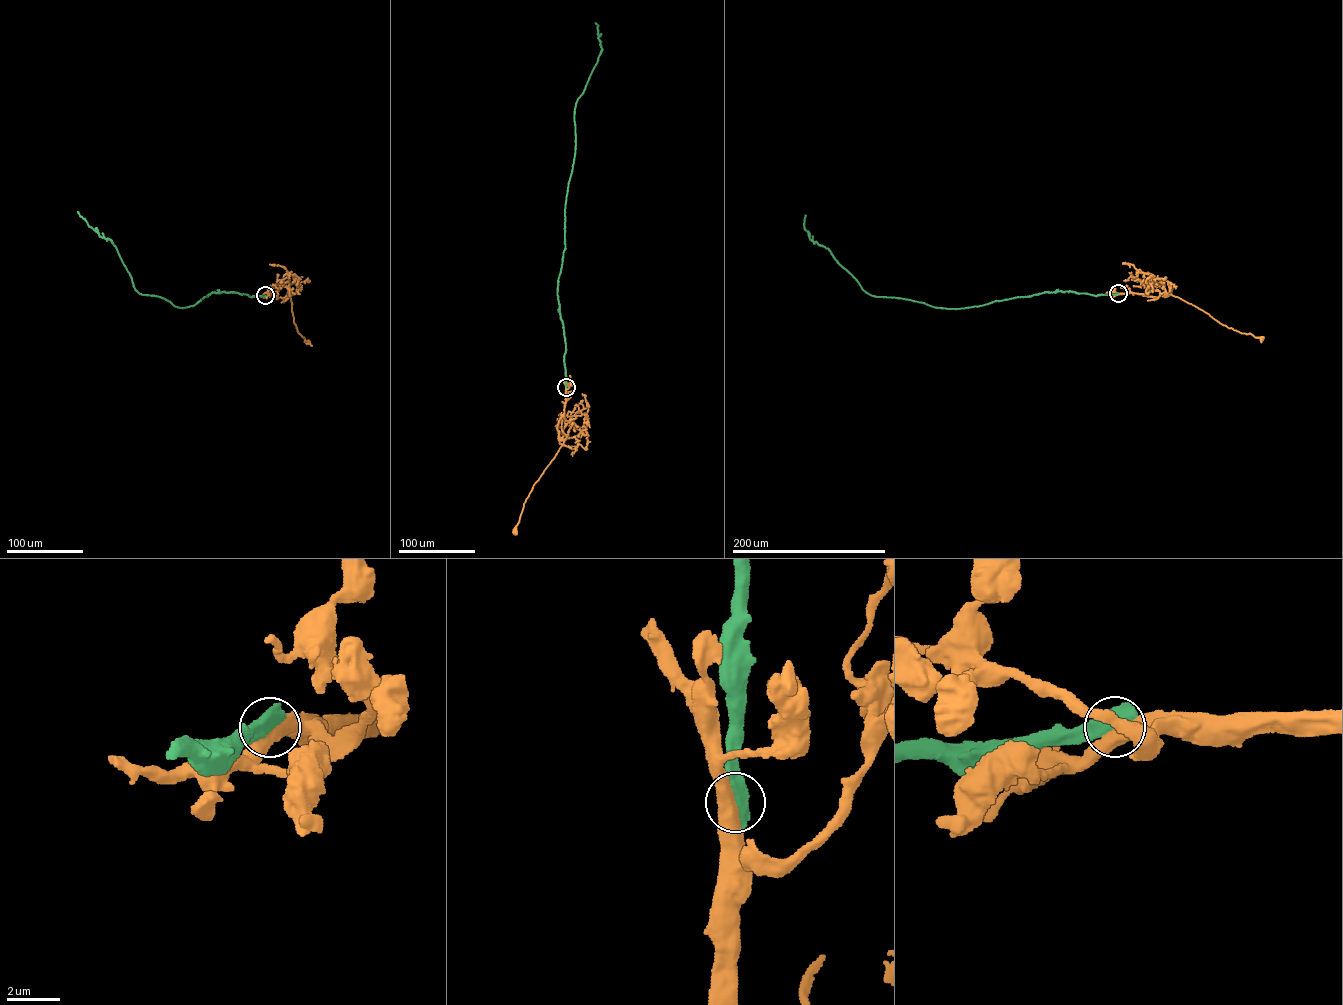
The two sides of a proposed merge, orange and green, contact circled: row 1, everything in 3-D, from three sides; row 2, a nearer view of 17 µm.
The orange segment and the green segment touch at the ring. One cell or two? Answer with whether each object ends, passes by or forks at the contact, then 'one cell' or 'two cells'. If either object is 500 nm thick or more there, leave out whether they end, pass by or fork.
two cells

